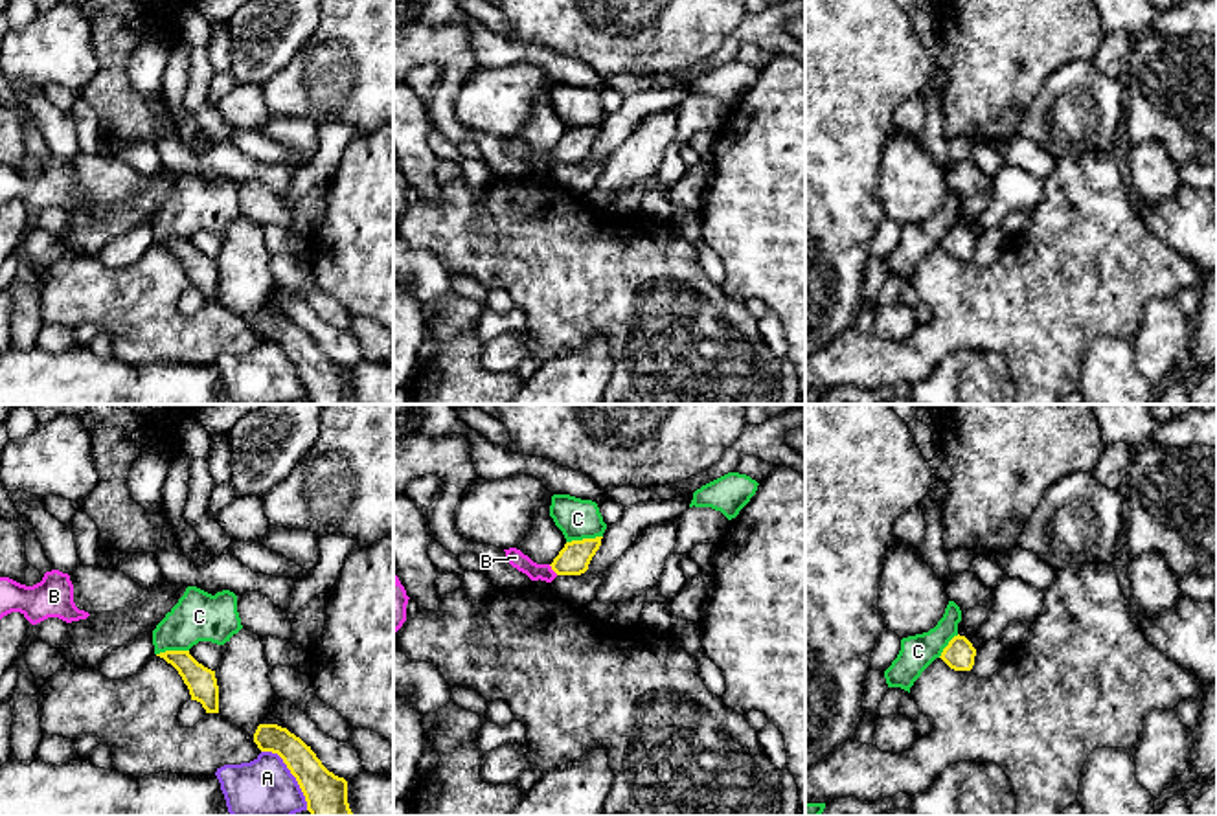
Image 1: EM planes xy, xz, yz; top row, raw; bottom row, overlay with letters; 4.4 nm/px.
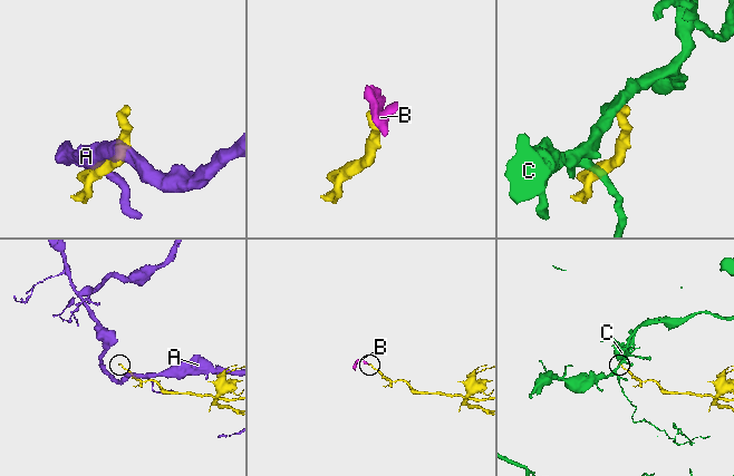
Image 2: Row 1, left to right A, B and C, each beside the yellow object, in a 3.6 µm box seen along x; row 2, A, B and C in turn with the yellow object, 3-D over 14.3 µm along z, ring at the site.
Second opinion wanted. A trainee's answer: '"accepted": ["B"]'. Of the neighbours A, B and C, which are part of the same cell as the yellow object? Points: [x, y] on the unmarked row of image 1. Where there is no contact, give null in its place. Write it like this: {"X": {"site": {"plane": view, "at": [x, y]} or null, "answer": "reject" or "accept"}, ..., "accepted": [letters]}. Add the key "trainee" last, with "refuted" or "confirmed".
{"A": {"site": {"plane": "xy", "at": [291, 361]}, "answer": "reject"}, "B": {"site": {"plane": "xz", "at": [554, 158]}, "answer": "accept"}, "C": {"site": {"plane": "xz", "at": [583, 127]}, "answer": "reject"}, "accepted": ["B"], "trainee": "confirmed"}

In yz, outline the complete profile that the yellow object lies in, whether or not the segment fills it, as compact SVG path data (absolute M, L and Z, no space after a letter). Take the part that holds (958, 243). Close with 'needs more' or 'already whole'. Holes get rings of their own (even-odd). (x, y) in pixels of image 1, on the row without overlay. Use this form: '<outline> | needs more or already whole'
M954 224L941 241L941 248L954 259L971 259L976 237L965 224Z | already whole

